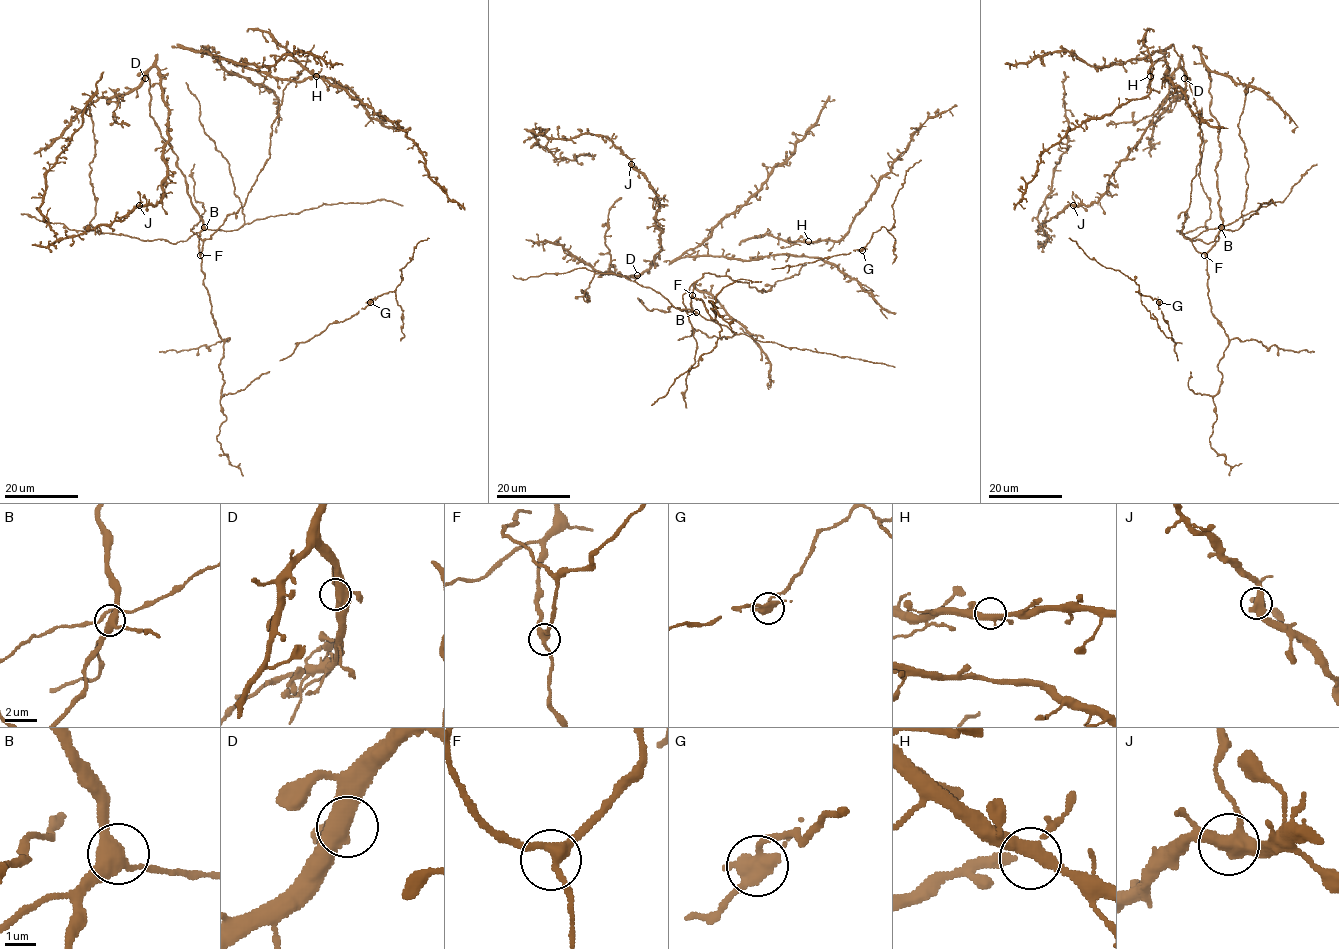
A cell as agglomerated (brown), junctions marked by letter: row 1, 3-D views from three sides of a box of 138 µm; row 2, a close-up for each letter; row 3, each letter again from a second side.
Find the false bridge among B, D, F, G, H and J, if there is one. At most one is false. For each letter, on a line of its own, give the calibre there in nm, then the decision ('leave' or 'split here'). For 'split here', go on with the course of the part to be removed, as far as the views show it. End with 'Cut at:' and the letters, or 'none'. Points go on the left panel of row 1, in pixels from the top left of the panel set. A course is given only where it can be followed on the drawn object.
B: 400 nm | leave
D: 440 nm | leave
F: 300 nm | leave
G: 400 nm | split here | (369, 302), (382, 293), (394, 290), (402, 280), (401, 270), (412, 258), (413, 248), (429, 238)
H: 320 nm | leave
J: 400 nm | leave
Cut at: G

